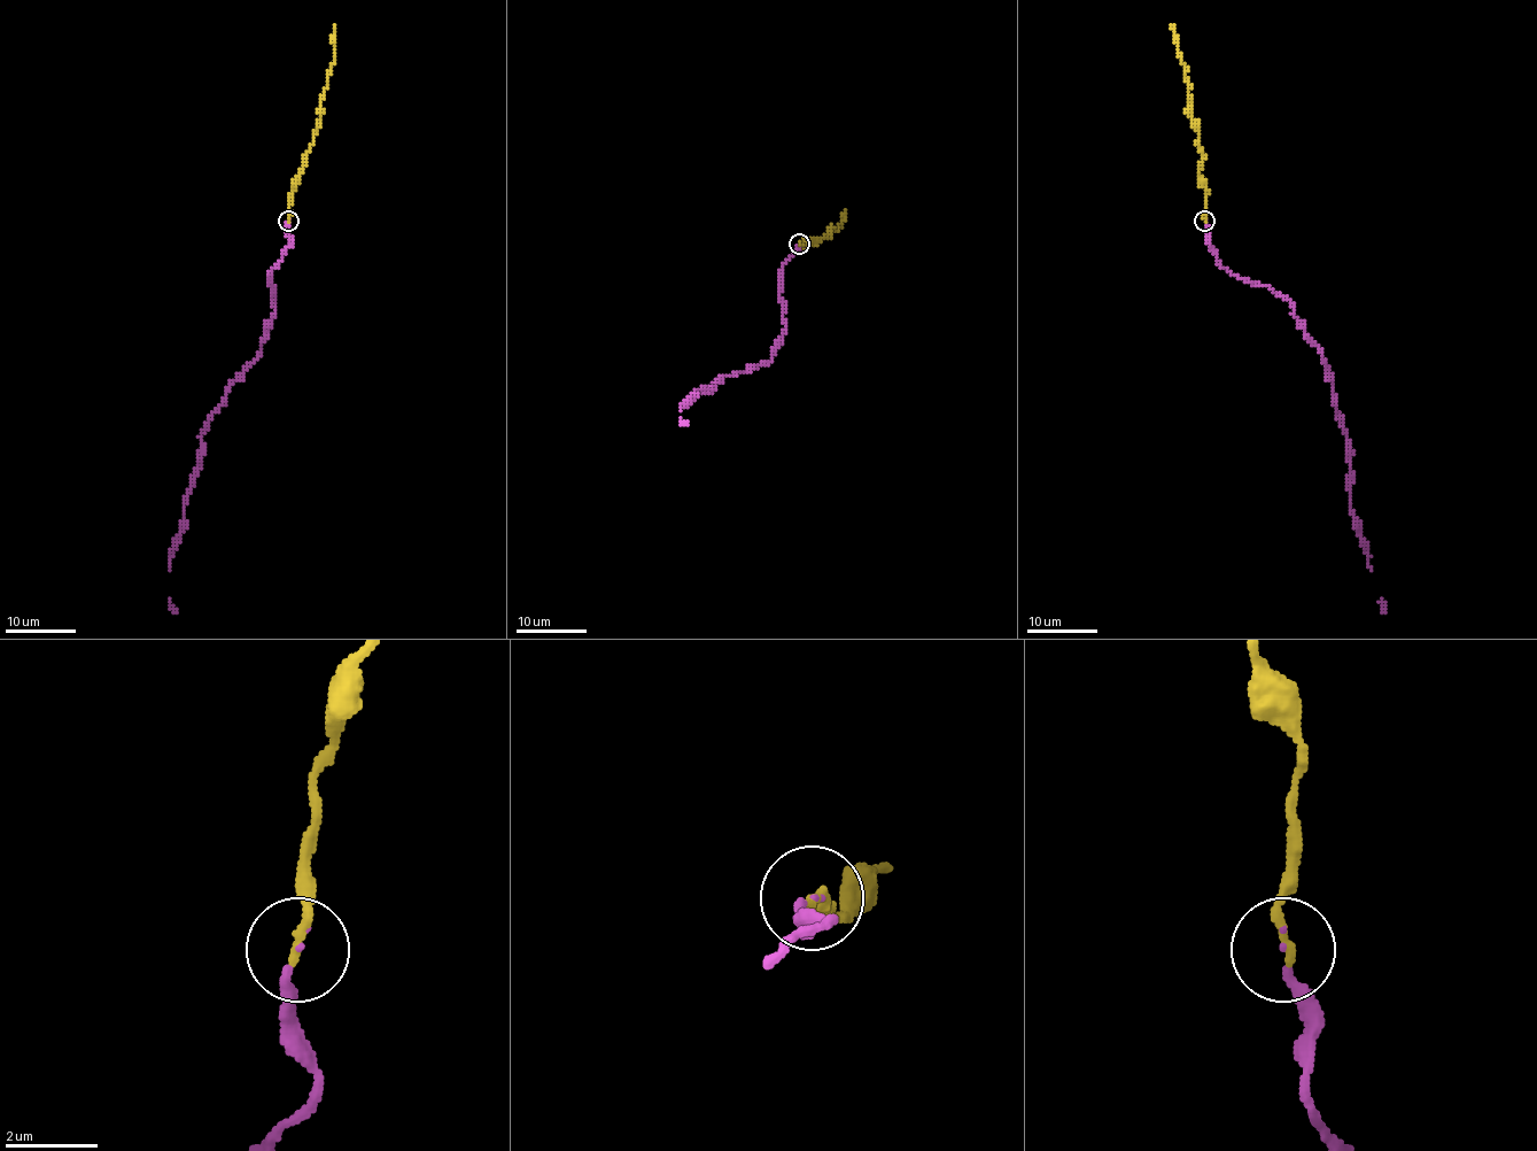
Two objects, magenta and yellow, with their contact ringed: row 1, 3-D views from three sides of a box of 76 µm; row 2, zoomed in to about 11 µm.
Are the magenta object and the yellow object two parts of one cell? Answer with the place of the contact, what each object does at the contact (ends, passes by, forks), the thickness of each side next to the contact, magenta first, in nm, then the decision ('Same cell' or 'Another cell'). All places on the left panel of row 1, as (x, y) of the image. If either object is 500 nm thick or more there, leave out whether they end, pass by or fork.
Place: (288, 221). At the ring magenta ends. At the ring yellow ends. Thickness 150 nm (magenta) against 200 nm. Same cell

